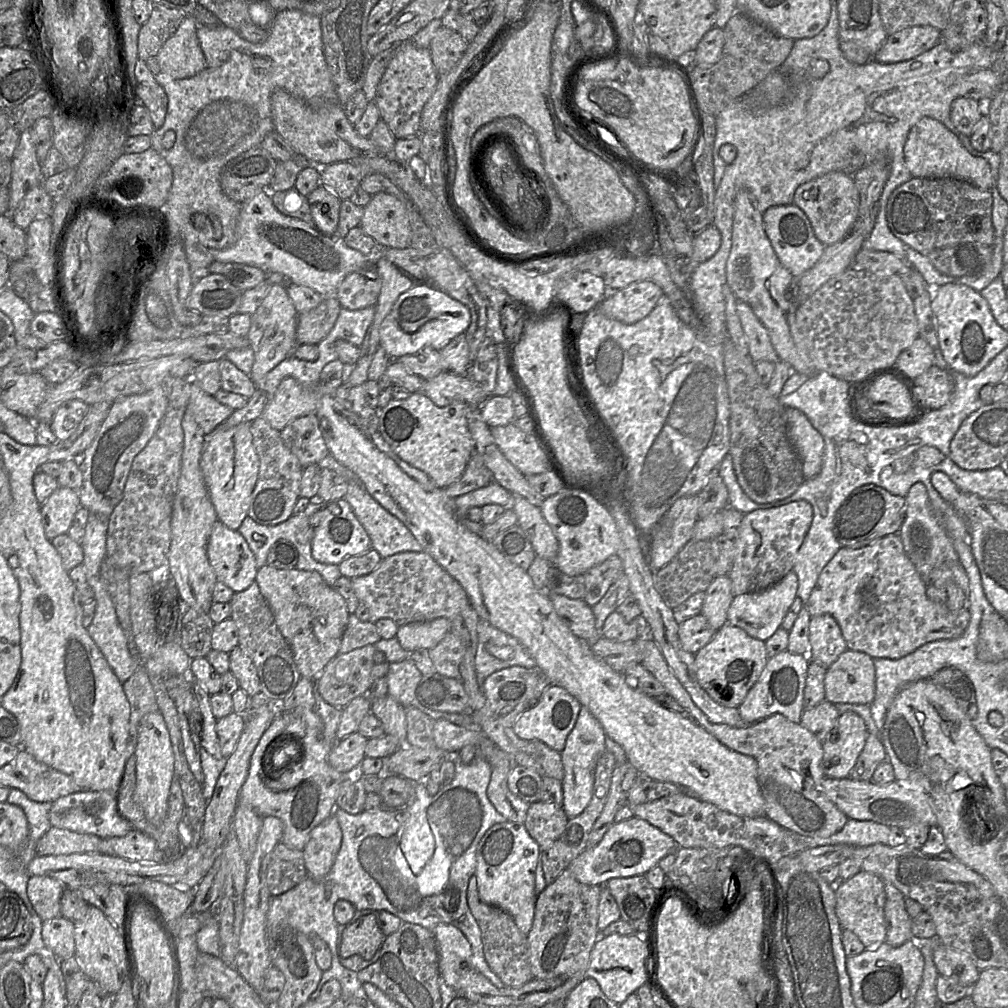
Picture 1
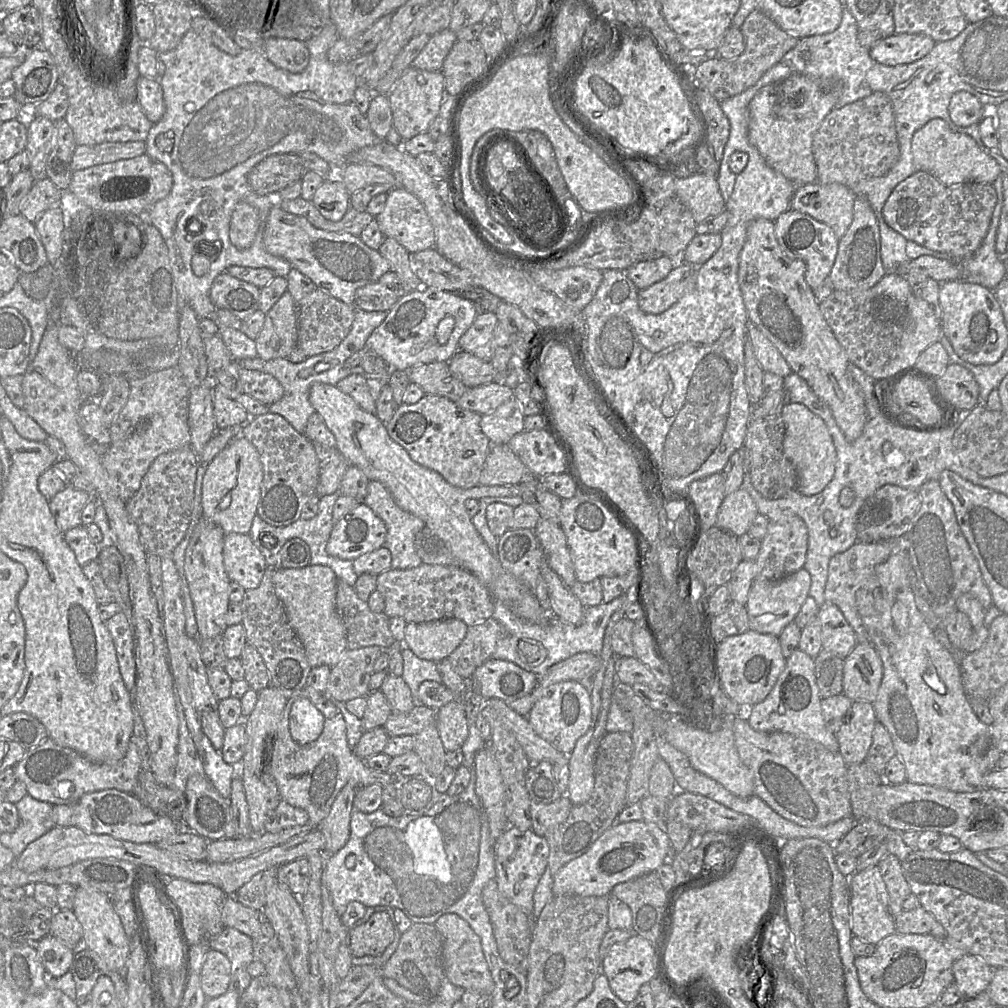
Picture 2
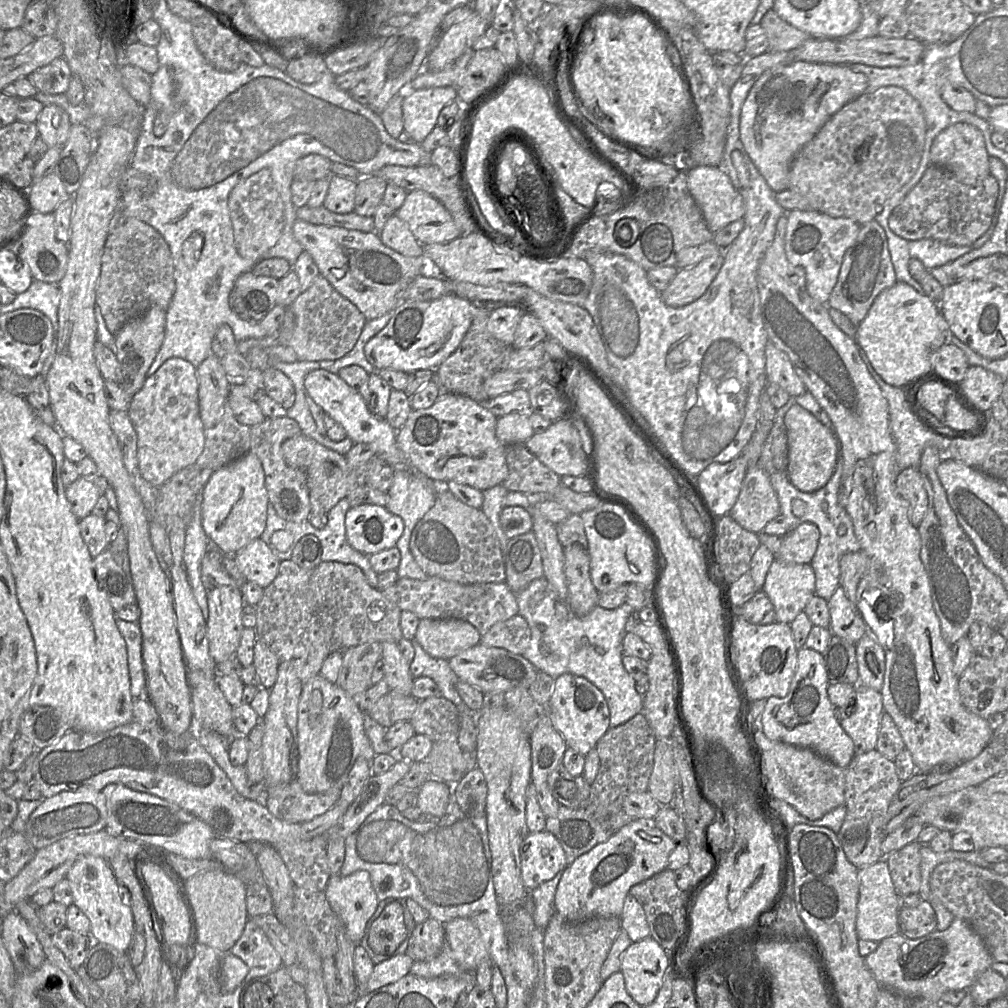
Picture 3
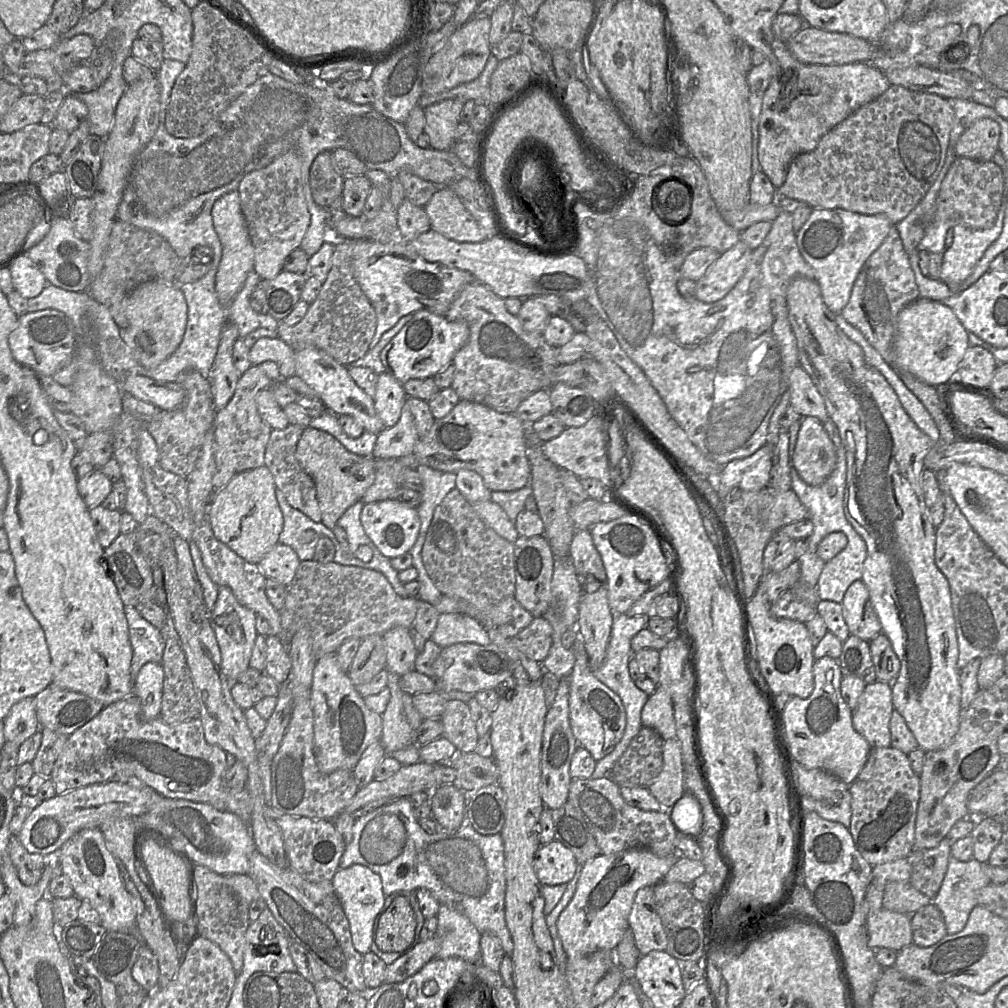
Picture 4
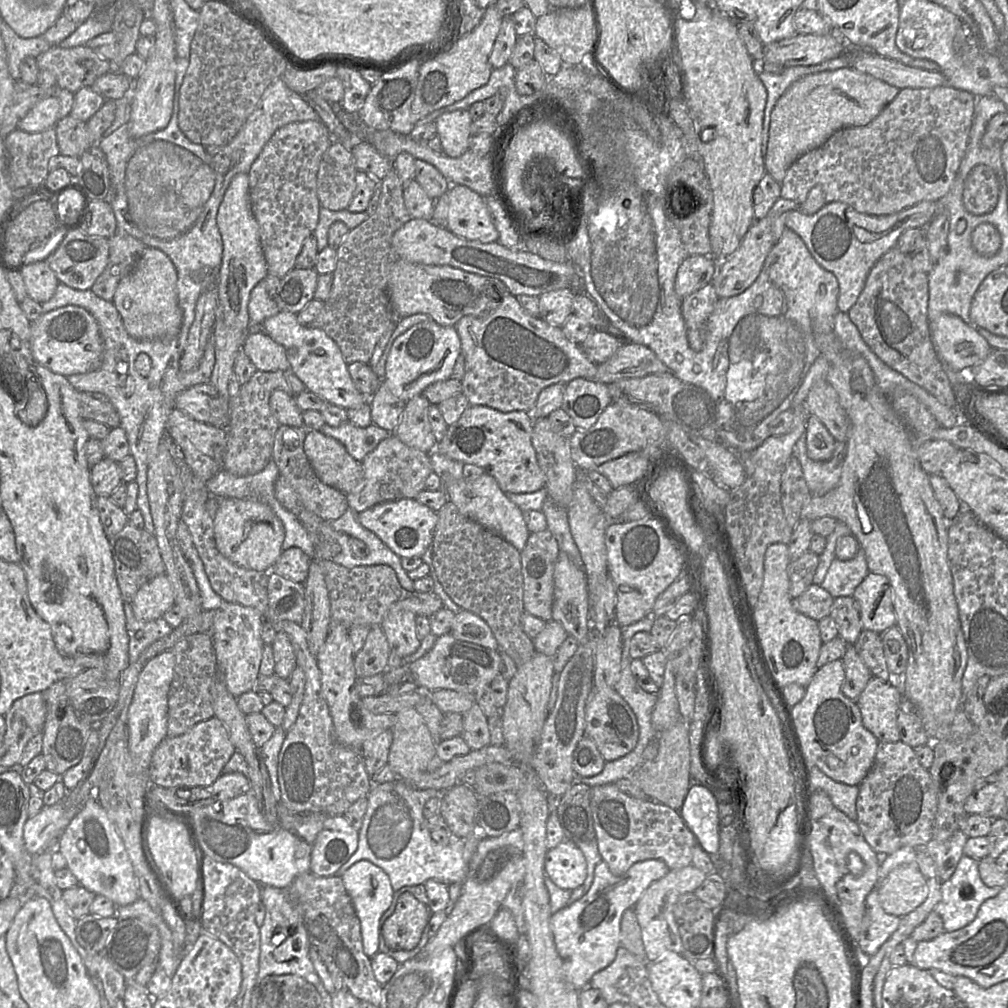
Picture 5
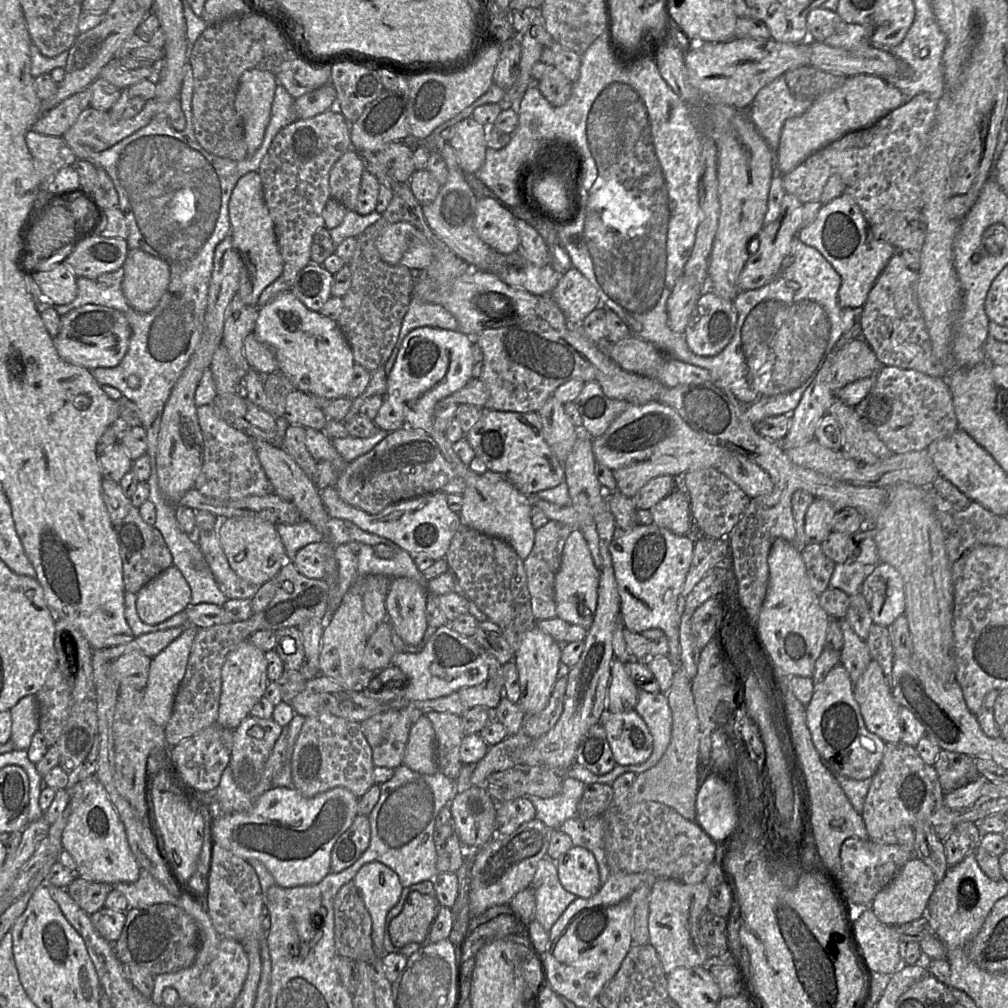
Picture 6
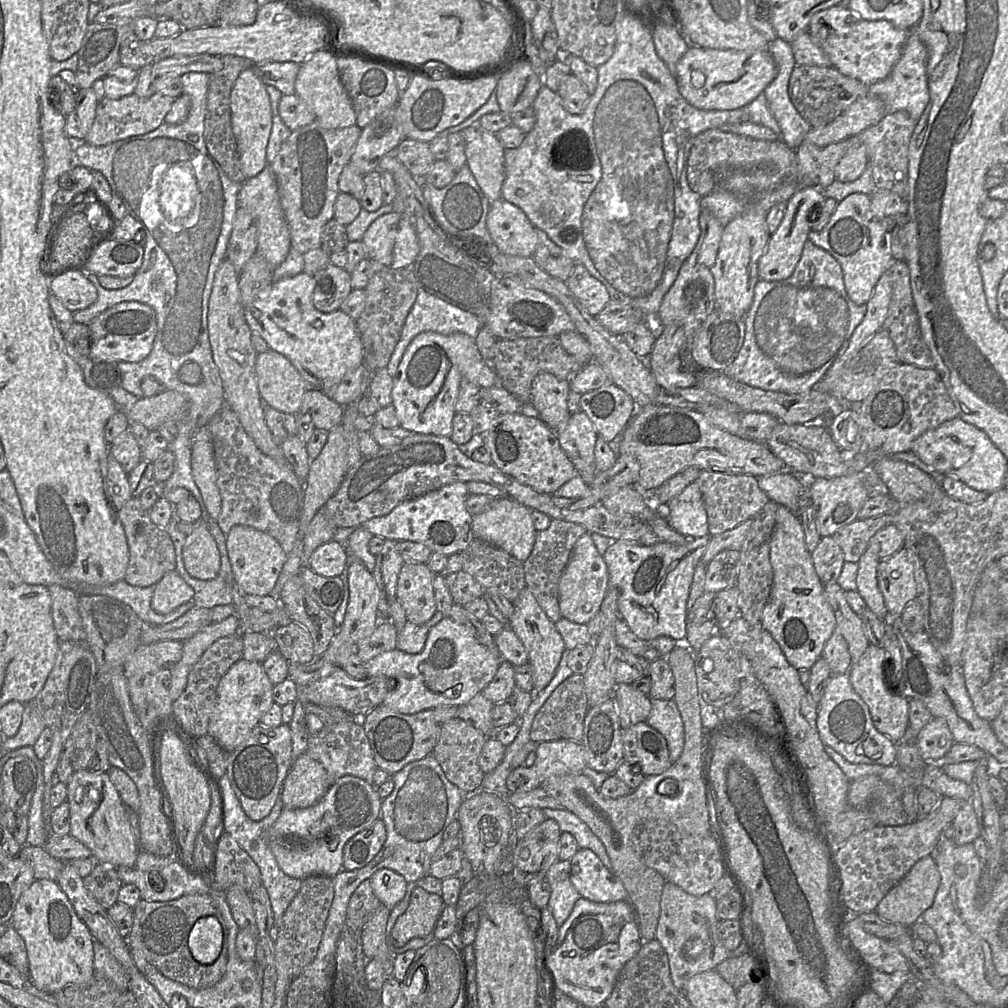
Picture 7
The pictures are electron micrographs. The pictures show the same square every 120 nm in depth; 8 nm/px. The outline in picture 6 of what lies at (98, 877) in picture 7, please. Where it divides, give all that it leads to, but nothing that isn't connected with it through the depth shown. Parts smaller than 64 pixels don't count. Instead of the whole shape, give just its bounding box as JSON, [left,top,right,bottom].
[66,876,114,915]

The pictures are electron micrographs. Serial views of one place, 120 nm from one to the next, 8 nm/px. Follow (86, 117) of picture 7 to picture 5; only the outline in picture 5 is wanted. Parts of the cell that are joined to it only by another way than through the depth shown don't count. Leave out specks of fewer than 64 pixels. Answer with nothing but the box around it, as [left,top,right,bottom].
[17,96,60,133]

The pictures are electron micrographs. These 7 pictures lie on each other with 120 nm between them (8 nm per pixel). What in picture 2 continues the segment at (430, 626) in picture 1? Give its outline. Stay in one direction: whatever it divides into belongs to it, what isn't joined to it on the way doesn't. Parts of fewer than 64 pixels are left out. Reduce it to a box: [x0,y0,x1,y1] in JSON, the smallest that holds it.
[403,618,468,662]

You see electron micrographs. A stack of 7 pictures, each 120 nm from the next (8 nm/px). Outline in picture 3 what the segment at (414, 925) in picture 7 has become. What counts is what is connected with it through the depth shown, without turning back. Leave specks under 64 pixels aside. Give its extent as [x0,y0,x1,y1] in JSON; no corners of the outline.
[366,900,407,955]

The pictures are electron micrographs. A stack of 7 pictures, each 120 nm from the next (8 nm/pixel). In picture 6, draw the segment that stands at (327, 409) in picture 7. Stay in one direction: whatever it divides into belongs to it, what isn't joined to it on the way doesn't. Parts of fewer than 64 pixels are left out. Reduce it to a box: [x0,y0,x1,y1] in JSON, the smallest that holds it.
[283,389,329,431]

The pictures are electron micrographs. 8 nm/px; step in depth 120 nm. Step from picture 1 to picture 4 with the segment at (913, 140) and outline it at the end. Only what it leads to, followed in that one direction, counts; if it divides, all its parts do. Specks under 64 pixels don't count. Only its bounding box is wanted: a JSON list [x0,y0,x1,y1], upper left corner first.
[955,119,1000,161]

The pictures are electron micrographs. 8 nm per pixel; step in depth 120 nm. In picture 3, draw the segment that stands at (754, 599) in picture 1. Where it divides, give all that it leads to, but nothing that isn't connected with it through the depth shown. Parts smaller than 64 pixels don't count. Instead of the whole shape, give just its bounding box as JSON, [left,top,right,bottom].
[762,560,815,624]

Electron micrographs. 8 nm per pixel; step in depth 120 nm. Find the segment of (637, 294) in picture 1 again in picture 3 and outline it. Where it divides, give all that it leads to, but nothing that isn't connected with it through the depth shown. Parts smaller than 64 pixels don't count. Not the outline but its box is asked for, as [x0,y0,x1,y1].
[661,252,724,307]

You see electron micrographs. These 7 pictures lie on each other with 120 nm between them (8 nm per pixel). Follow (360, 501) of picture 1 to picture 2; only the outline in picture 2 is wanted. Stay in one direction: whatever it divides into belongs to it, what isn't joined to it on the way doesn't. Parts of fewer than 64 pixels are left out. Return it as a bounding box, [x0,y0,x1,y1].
[362,482,424,570]

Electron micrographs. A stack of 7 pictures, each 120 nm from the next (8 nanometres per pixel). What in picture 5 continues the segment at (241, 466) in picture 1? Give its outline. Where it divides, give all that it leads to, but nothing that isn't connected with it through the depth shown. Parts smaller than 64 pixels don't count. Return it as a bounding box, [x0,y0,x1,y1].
[213,498,285,572]

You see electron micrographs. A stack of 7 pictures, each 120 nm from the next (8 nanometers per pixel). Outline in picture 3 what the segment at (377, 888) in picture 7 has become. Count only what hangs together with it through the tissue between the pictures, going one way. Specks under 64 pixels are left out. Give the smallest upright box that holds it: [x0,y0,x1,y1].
[324,870,379,945]

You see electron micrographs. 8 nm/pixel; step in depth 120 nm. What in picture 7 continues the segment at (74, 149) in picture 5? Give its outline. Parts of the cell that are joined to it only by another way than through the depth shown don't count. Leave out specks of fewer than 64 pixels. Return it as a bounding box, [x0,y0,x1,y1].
[84,92,174,146]

